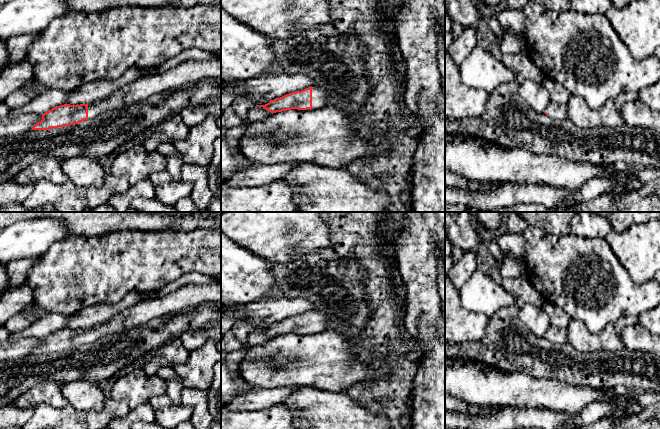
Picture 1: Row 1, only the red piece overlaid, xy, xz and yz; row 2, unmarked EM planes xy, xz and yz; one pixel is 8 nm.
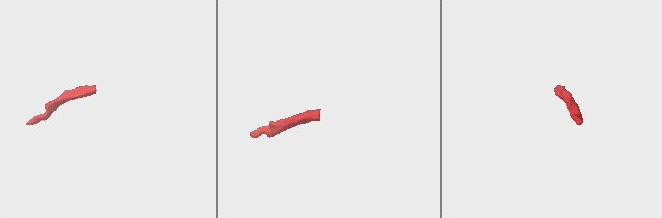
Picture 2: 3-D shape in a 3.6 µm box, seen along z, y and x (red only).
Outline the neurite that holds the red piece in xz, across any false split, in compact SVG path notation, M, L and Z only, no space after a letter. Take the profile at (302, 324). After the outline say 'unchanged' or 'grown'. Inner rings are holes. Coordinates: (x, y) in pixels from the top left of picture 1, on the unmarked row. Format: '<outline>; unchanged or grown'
M310 311L270 324L265 329L256 330L261 330L273 338L291 333L320 333L328 328L330 328L330 321L325 315Z; grown

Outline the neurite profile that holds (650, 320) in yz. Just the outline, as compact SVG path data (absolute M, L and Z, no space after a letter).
M660 303L655 308L641 313L636 318L637 323L646 330L660 334Z

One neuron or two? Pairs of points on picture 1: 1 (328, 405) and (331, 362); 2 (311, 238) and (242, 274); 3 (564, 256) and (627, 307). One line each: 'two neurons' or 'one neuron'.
1: two neurons
2: two neurons
3: one neuron

